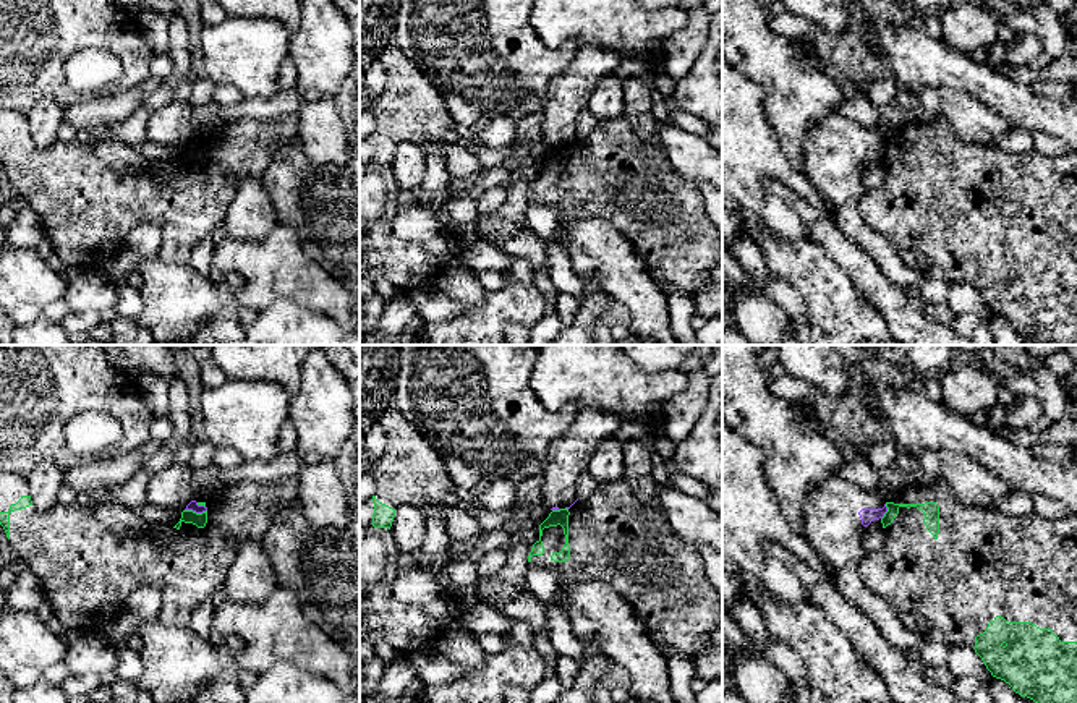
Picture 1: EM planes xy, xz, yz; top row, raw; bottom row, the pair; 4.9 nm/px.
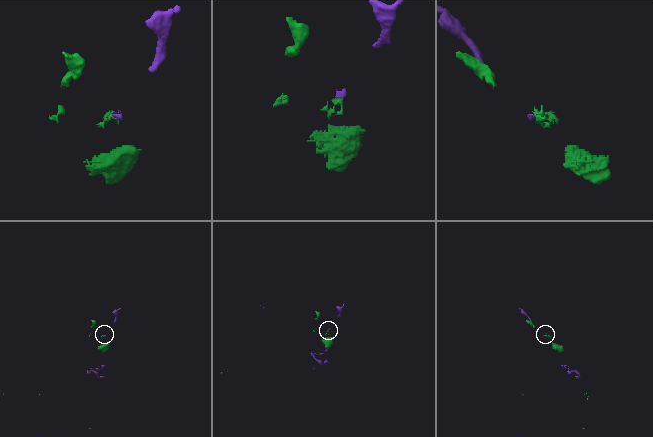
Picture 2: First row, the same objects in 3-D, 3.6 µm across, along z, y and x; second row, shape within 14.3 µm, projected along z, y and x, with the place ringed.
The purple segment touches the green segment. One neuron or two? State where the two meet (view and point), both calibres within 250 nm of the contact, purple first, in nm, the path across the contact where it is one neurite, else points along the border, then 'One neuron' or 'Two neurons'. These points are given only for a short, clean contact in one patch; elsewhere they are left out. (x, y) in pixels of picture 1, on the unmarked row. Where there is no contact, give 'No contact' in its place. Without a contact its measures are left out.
Touches purple at xy (195, 148). Thickness 50 nm (purple) against 70 nm. Boundary: xy (206, 146), (201, 149), (185, 148). Two neurons

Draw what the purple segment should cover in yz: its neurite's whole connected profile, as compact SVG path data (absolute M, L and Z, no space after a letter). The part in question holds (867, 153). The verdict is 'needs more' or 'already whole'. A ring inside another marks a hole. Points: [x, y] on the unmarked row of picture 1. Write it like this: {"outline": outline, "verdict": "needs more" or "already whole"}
{"outline": "M839 112L828 113L805 139L803 170L836 209L866 193L862 181L863 165L886 149L879 128L866 130Z", "verdict": "needs more"}

